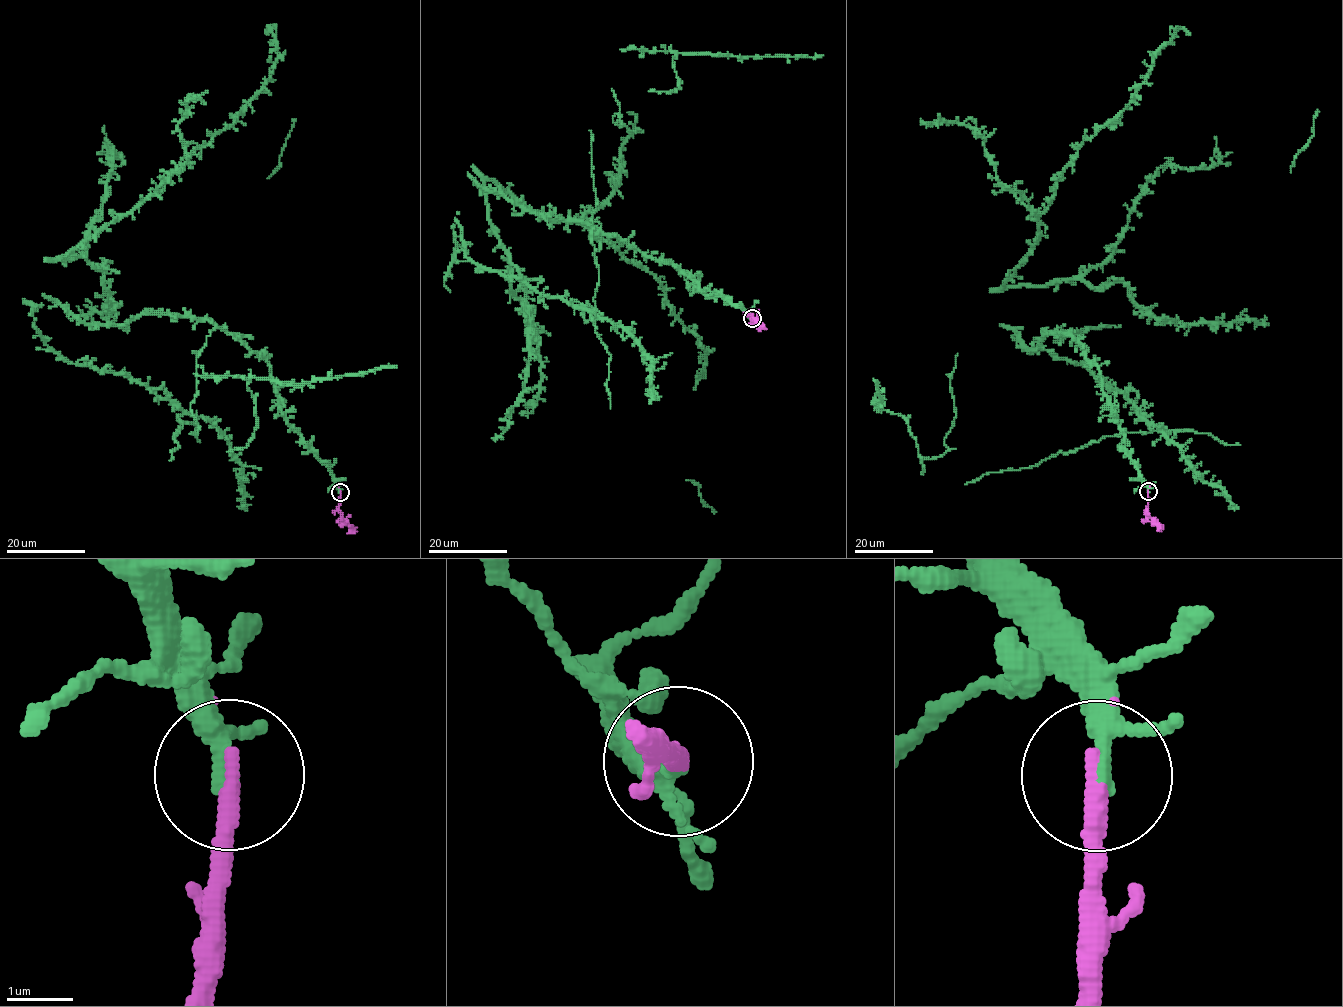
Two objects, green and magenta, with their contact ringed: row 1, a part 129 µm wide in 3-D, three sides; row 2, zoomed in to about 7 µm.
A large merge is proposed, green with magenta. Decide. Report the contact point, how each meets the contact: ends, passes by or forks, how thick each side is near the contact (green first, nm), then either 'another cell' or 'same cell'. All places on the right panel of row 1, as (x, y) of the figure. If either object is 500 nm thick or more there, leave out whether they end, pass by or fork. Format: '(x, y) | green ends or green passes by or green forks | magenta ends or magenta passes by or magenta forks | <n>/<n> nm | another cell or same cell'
(1148, 491) | green passes by | magenta ends | 240/320 nm | same cell

